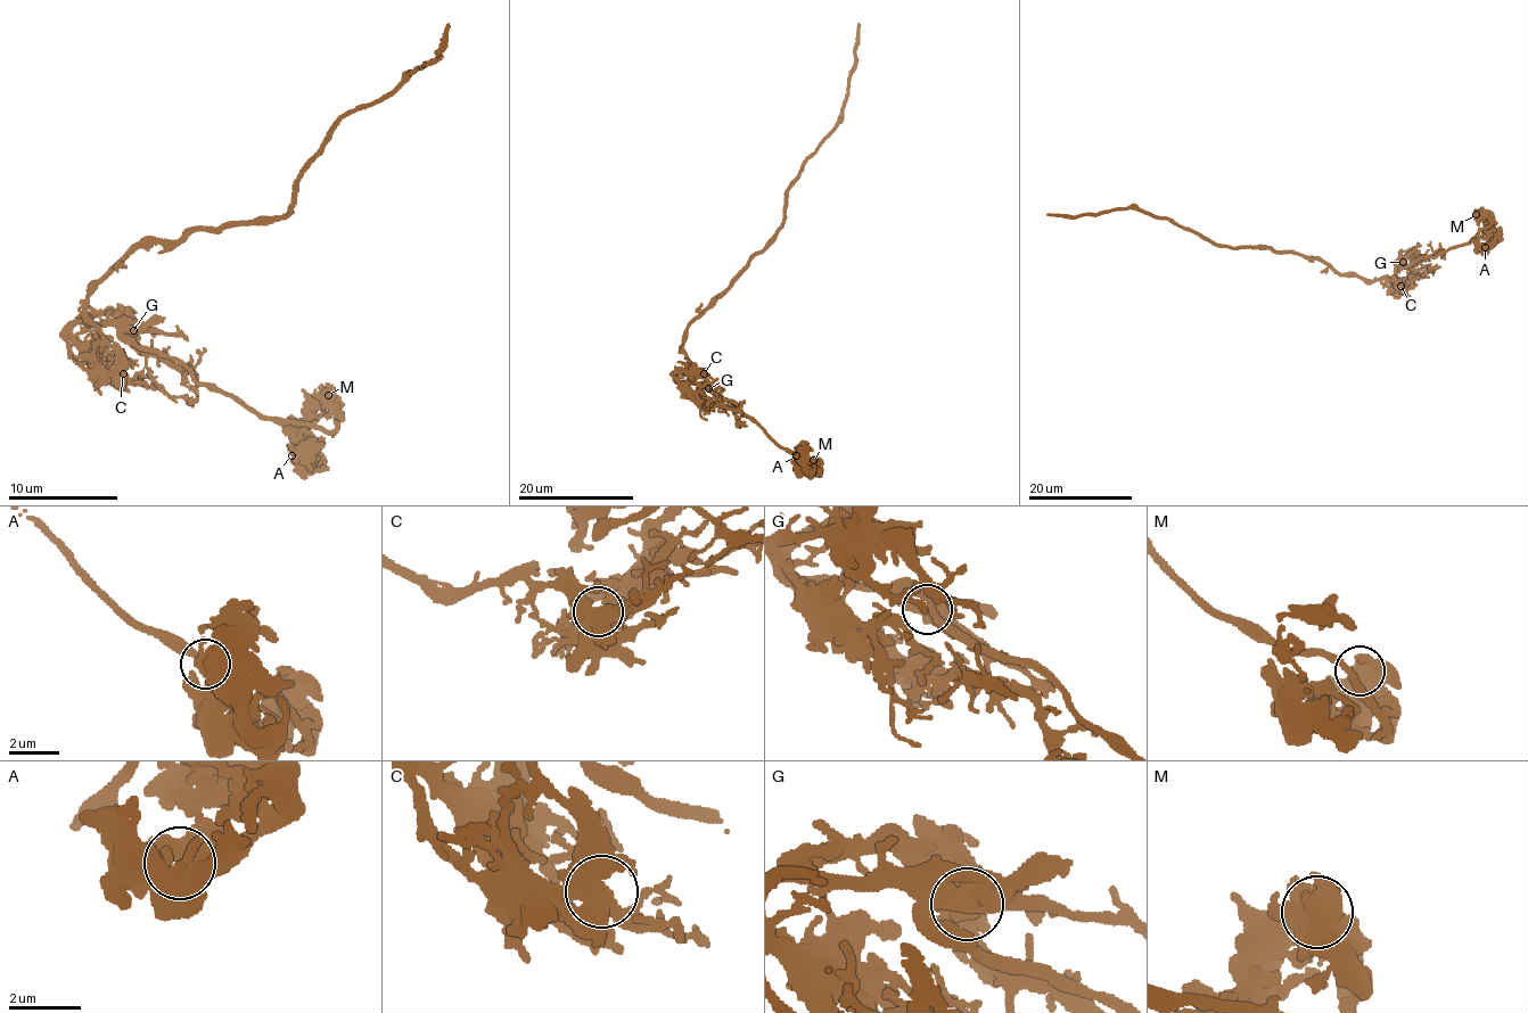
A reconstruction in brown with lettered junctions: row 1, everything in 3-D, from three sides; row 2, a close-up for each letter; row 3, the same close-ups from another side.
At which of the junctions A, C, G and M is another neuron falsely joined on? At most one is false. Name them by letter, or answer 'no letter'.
no letter

